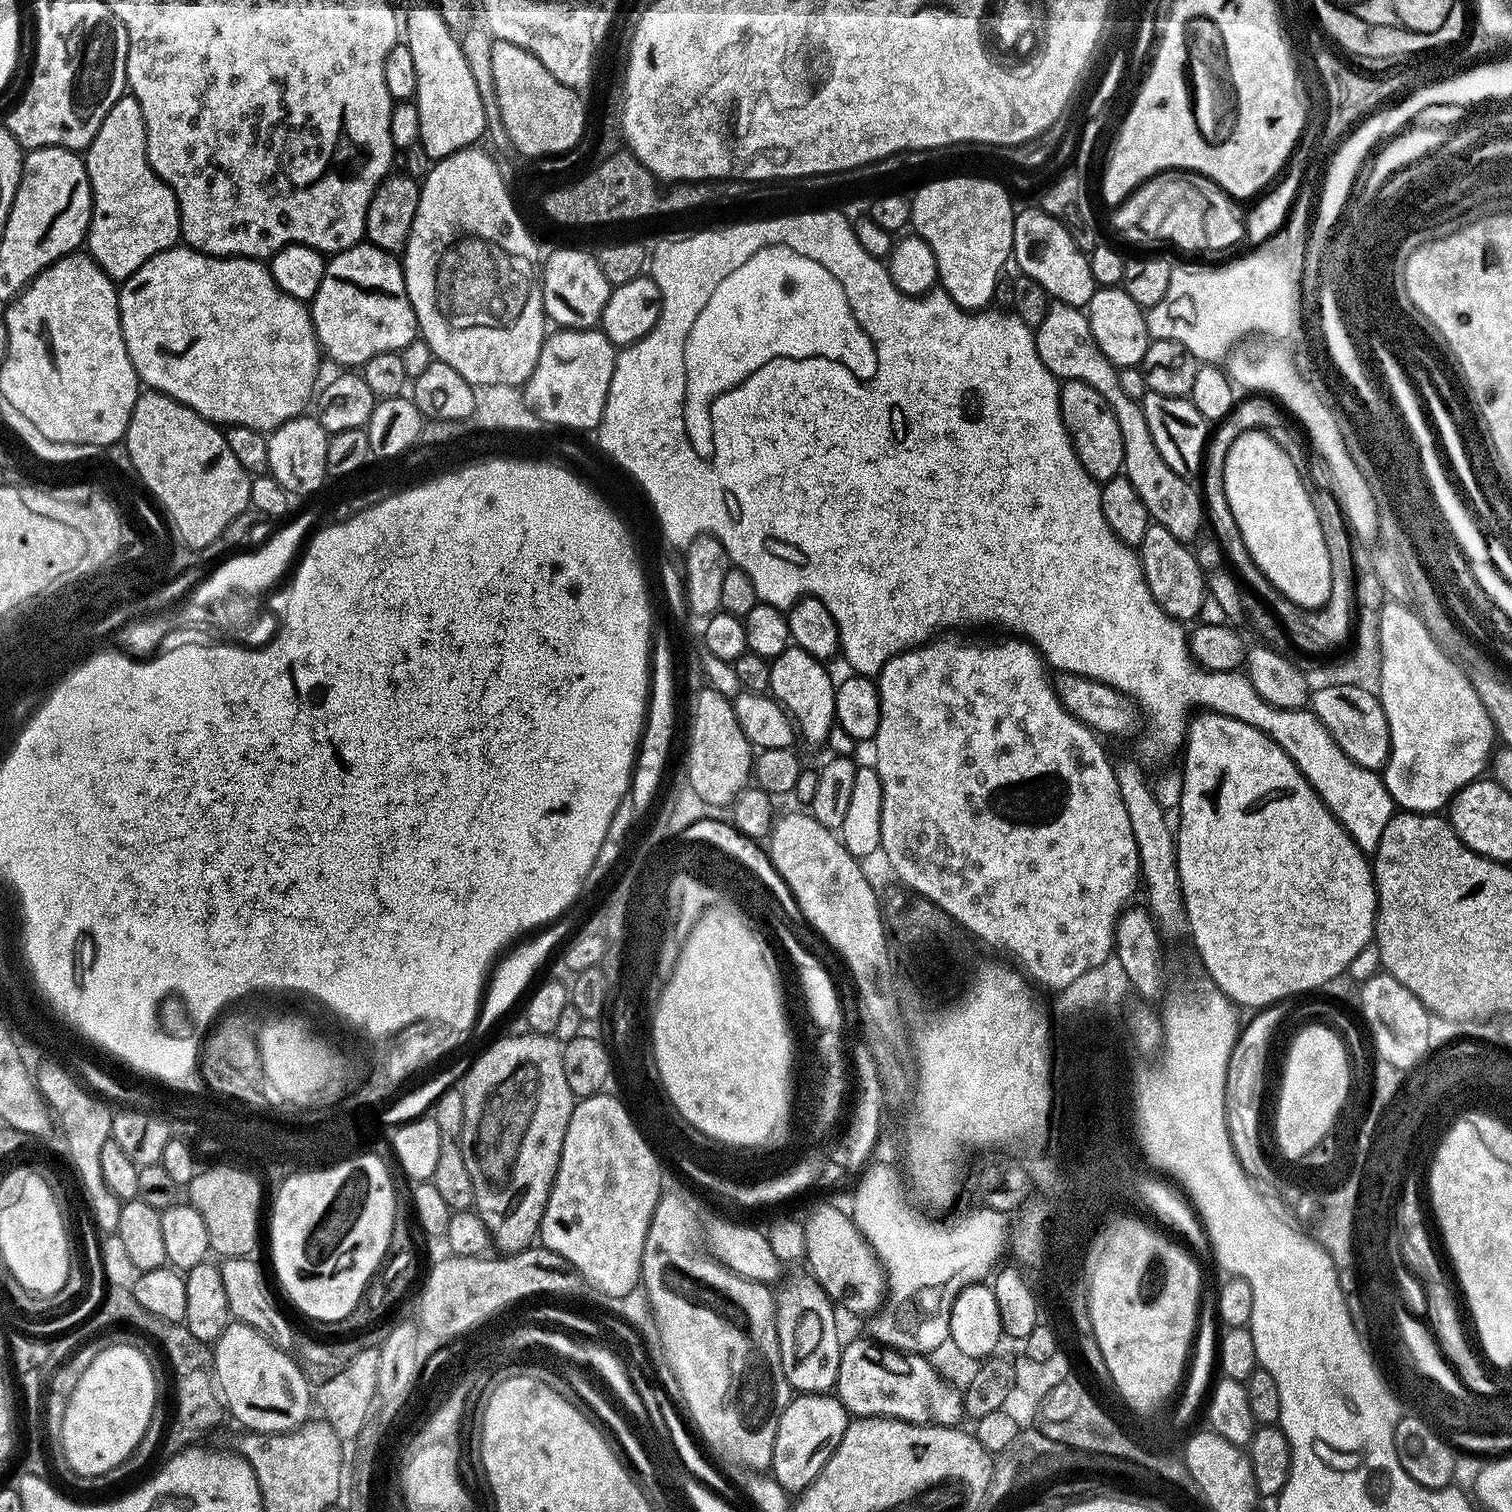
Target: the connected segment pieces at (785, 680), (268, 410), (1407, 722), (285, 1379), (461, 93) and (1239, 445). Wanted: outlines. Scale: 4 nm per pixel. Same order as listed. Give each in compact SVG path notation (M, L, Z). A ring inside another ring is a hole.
M790 646L781 656L771 661L770 692L777 704L788 713L798 729L799 739L808 744L823 745L832 725L836 723L834 698L836 684L825 665L814 659L806 650Z
M177 246L162 250L141 266L141 268L119 285L120 293L120 325L122 338L126 342L126 350L130 354L130 362L138 374L141 385L153 392L161 392L194 410L202 418L217 426L250 427L254 431L270 434L278 426L290 422L301 415L304 408L309 407L314 396L316 371L322 361L322 349L316 342L316 334L312 330L312 313L301 301L287 296L274 282L271 271L264 268L259 259L246 256L208 256L187 246Z
M1407 603L1405 605L1388 604L1380 608L1380 678L1378 681L1378 695L1382 710L1386 714L1386 722L1390 730L1390 742L1392 743L1392 752L1388 756L1388 763L1382 769L1382 775L1386 790L1390 794L1393 805L1397 809L1405 812L1439 813L1456 793L1464 789L1465 784L1470 784L1474 780L1481 779L1489 767L1490 757L1494 751L1494 743L1492 744L1492 736L1494 740L1492 719L1486 710L1486 706L1480 700L1480 695L1476 693L1475 683L1471 679L1468 681L1464 677L1463 671L1465 669L1456 660L1444 653L1442 648L1435 644L1430 634L1427 633L1426 626L1423 625L1423 622L1421 622Z
M230 1322L226 1330L214 1342L212 1348L212 1372L220 1383L220 1392L232 1411L232 1416L248 1432L267 1434L269 1432L293 1432L300 1425L308 1423L310 1413L314 1408L314 1392L308 1389L309 1377L305 1369L295 1359L288 1357L289 1353L277 1344L273 1344L254 1326L246 1326L239 1322Z
M431 3L412 7L407 16L406 14L404 16L404 38L413 55L414 70L417 71L418 86L414 103L419 111L419 143L430 144L430 150L434 156L445 156L473 147L480 141L478 139L481 137L483 139L486 134L484 105L462 48L450 33L450 28L446 26L439 9Z
M1267 431L1242 434L1234 438L1234 446L1226 454L1224 481L1234 522L1238 522L1246 550L1264 577L1297 609L1323 608L1333 586L1330 554L1326 554L1326 538L1322 538L1314 502L1286 450Z

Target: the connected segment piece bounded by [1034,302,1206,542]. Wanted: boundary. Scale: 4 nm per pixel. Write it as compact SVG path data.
M1049 303L1041 324L1034 329L1034 335L1038 358L1042 358L1046 370L1057 381L1077 380L1086 382L1086 386L1094 386L1094 390L1106 398L1110 410L1114 410L1118 430L1122 430L1122 474L1132 483L1134 490L1138 490L1138 498L1142 498L1149 517L1155 523L1166 526L1174 538L1192 542L1199 534L1200 527L1203 529L1206 524L1201 493L1197 489L1195 492L1189 481L1174 474L1174 470L1166 466L1162 454L1158 454L1158 446L1154 446L1154 438L1150 435L1150 426L1146 426L1146 414L1140 408L1140 401L1130 398L1121 389L1117 367L1108 361L1106 354L1102 354L1098 342L1094 342L1087 315L1069 304Z

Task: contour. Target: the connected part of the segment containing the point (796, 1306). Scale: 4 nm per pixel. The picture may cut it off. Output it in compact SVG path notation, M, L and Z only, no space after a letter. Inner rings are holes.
M811 1275L792 1276L779 1285L775 1293L778 1350L781 1351L782 1372L792 1390L800 1394L828 1394L836 1387L839 1378L839 1362L842 1349L840 1328L836 1325L834 1301L824 1292L819 1282Z

